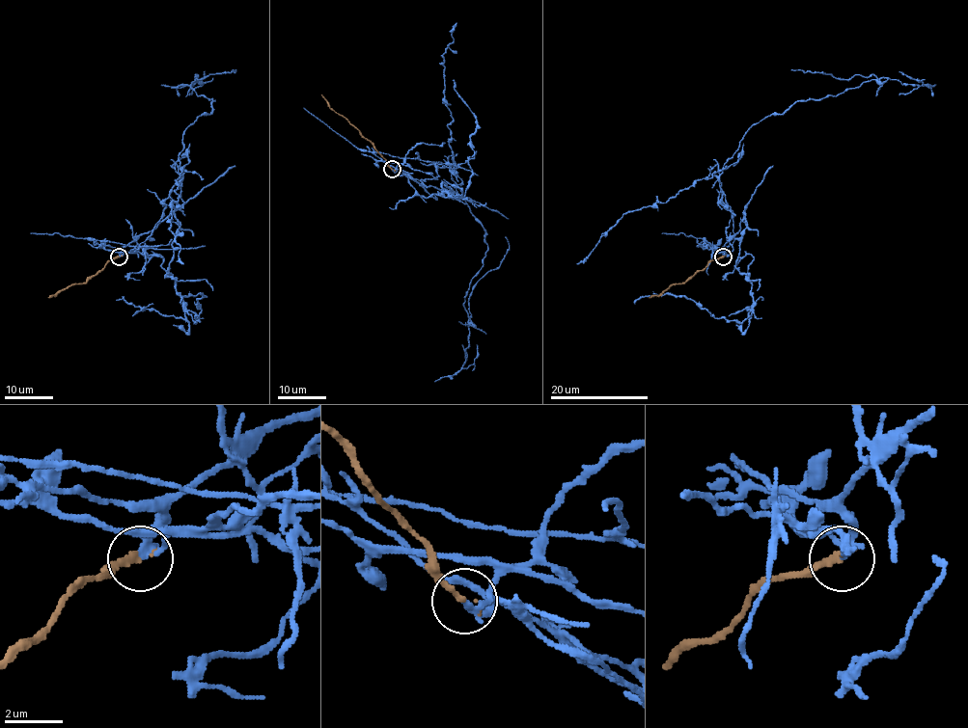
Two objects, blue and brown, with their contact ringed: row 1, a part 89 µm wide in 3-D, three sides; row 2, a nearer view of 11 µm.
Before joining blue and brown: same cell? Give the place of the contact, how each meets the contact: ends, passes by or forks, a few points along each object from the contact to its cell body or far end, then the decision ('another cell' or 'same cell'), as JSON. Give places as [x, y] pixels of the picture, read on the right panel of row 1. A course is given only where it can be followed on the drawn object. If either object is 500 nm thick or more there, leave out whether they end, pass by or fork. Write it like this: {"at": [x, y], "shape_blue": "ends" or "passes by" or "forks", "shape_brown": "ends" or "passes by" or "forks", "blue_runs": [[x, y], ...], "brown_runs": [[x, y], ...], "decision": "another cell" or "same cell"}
{"at": [723, 256], "shape_blue": "passes by", "shape_brown": "ends", "blue_runs": [[723, 256], [733, 234], [719, 179], [744, 134], [800, 100], [834, 96], [876, 78], [791, 69]], "brown_runs": [[723, 256], [712, 260], [684, 282], [674, 283], [660, 295], [649, 297]], "decision": "another cell"}

